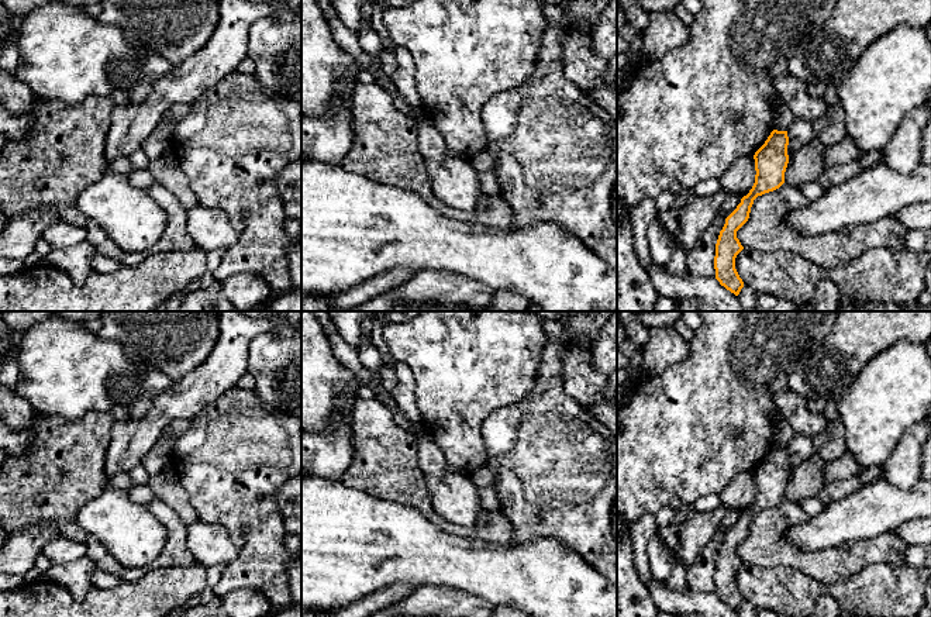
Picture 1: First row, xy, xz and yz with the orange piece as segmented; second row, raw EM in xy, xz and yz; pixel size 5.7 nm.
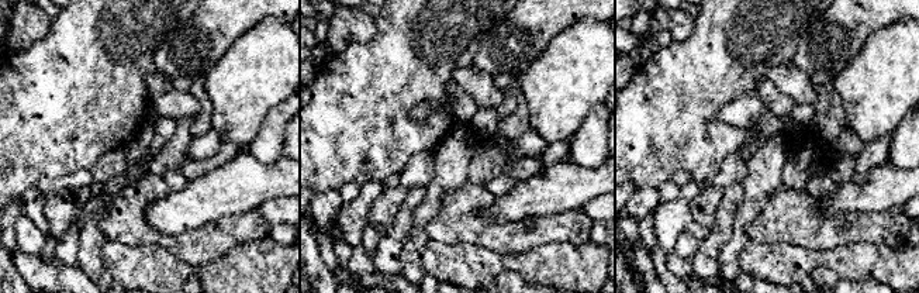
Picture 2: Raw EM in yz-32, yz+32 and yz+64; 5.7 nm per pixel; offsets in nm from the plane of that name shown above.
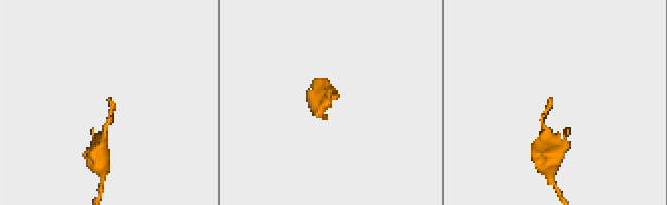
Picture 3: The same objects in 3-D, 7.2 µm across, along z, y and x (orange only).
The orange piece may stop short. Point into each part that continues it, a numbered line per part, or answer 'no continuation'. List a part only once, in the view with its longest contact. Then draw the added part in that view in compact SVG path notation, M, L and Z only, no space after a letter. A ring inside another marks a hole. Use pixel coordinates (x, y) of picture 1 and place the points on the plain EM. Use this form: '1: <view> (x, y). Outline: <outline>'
no continuation

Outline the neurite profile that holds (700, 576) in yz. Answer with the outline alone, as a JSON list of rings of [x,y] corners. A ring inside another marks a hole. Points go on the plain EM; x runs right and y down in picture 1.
[[[728,510],[721,527],[714,534],[713,540],[707,547],[697,555],[690,568],[687,568],[686,580],[689,589],[699,590],[703,593],[716,593],[714,572],[716,559],[725,540],[725,534],[737,524],[741,518],[739,510]]]

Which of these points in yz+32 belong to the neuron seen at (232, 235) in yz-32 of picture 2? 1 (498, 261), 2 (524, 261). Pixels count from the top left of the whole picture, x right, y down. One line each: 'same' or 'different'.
1: different
2: different

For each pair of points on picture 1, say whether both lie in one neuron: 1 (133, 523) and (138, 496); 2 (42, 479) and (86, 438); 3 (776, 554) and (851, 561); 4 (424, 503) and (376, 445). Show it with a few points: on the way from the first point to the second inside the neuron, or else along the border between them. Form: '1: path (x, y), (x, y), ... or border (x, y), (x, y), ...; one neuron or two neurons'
1: border (126, 492), (133, 500), (144, 506); two neurons
2: path (54, 471), (75, 450); one neuron
3: path (795, 558), (802, 561), (833, 561); one neuron
4: path (410, 489), (385, 464), (385, 459); one neuron

